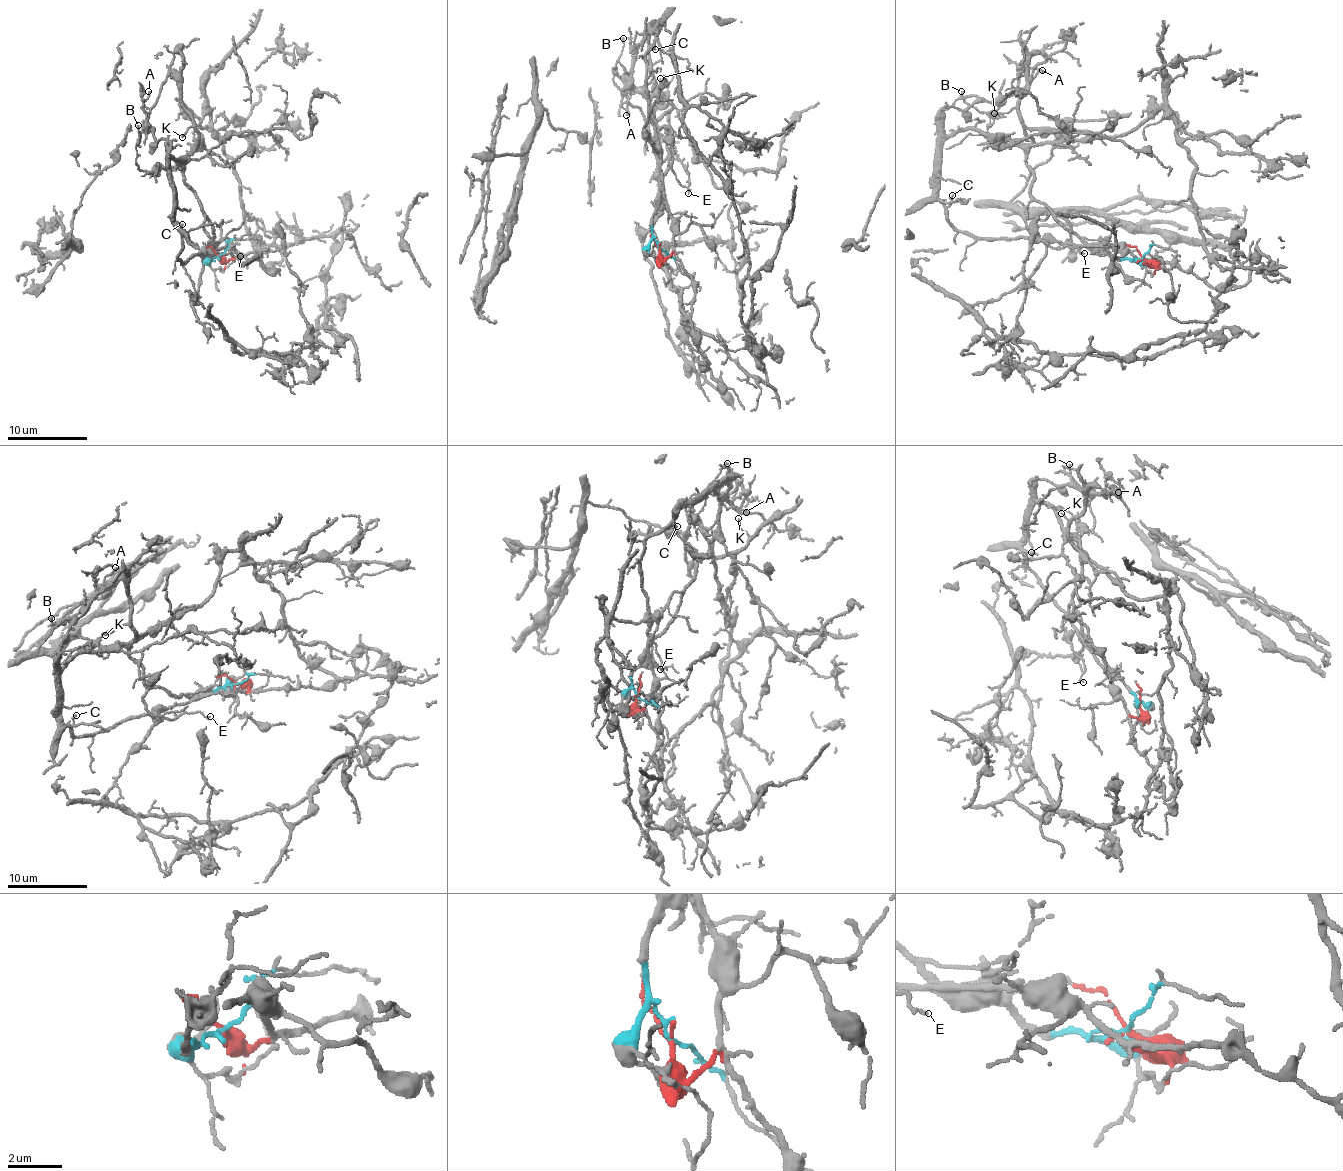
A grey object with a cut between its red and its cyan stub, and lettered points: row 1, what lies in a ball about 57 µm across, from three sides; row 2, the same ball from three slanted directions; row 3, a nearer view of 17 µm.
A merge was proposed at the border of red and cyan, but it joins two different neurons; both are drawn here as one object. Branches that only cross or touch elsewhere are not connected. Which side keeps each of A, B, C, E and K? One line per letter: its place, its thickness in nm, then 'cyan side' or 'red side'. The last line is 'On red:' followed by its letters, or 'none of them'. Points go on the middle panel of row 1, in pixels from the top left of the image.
A: (626, 115) | 90 nm | red side
B: (623, 38) | 140 nm | cyan side
C: (655, 49) | 140 nm | red side
E: (688, 193) | 120 nm | cyan side
K: (660, 78) | 120 nm | cyan side
On red: A, C

